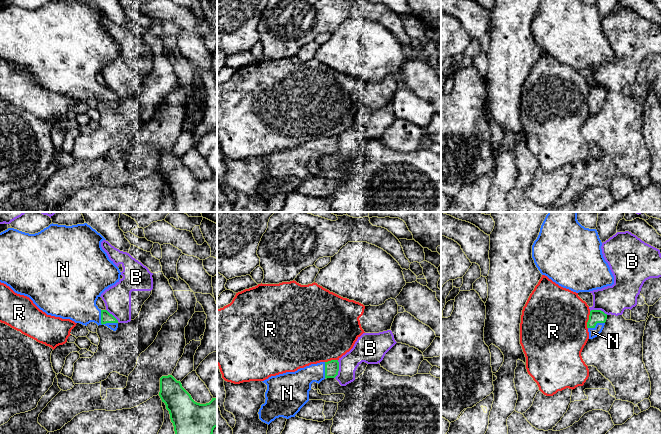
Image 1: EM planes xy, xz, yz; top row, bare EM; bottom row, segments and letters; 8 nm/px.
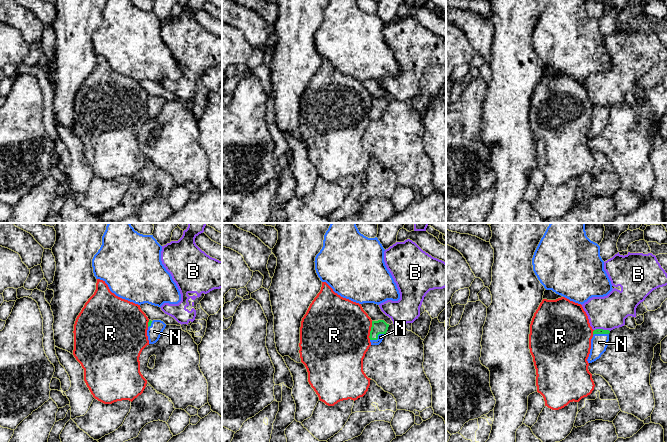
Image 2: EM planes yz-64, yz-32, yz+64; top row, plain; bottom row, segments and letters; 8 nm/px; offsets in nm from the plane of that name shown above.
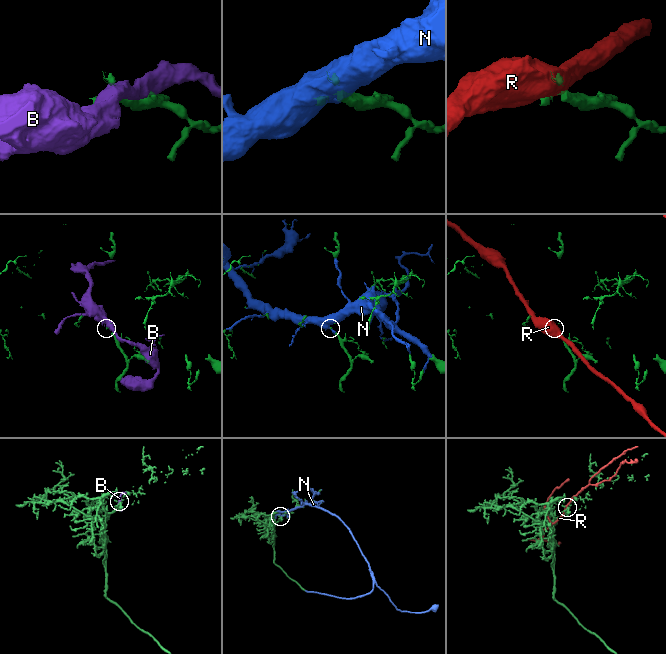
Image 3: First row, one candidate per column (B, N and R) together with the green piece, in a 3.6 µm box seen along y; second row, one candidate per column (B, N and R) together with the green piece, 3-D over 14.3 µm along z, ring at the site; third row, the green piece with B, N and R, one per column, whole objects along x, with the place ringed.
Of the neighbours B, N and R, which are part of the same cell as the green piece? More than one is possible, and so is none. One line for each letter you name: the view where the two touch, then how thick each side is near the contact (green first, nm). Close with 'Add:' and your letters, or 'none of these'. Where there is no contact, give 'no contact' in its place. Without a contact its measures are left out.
N: xy | 90/280 nm
Add: N

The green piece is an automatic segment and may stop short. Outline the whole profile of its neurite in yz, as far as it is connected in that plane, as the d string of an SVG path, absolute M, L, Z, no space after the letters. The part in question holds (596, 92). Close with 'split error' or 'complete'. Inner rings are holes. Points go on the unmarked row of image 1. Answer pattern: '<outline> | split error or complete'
M601 86L590 87L589 96L587 98L589 115L593 115L600 111L604 104L606 95L607 90L605 90L603 87Z | split error

